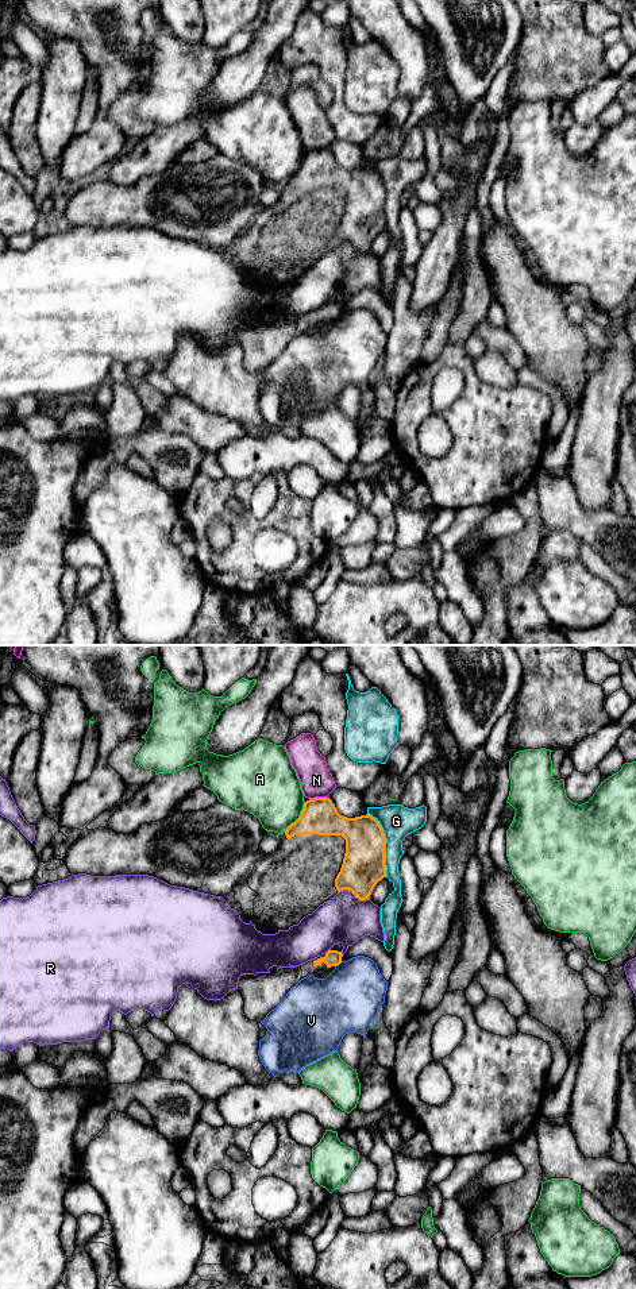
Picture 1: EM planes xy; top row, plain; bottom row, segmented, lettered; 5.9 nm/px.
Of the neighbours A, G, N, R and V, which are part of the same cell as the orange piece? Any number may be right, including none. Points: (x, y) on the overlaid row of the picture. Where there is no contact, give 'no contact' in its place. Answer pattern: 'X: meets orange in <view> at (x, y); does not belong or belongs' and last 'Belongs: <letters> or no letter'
A: meets orange in xy at (300, 817); does not belong
G: meets orange in xy at (385, 842); does not belong
N: meets orange in xy at (318, 798); does not belong
R: meets orange in xy at (354, 894); does not belong
V: meets orange in xy at (338, 964); does not belong
Belongs: no letter

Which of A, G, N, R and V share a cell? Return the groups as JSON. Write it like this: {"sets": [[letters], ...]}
{"sets": [["A"], ["G"], ["N"], ["R"], ["V"]]}

